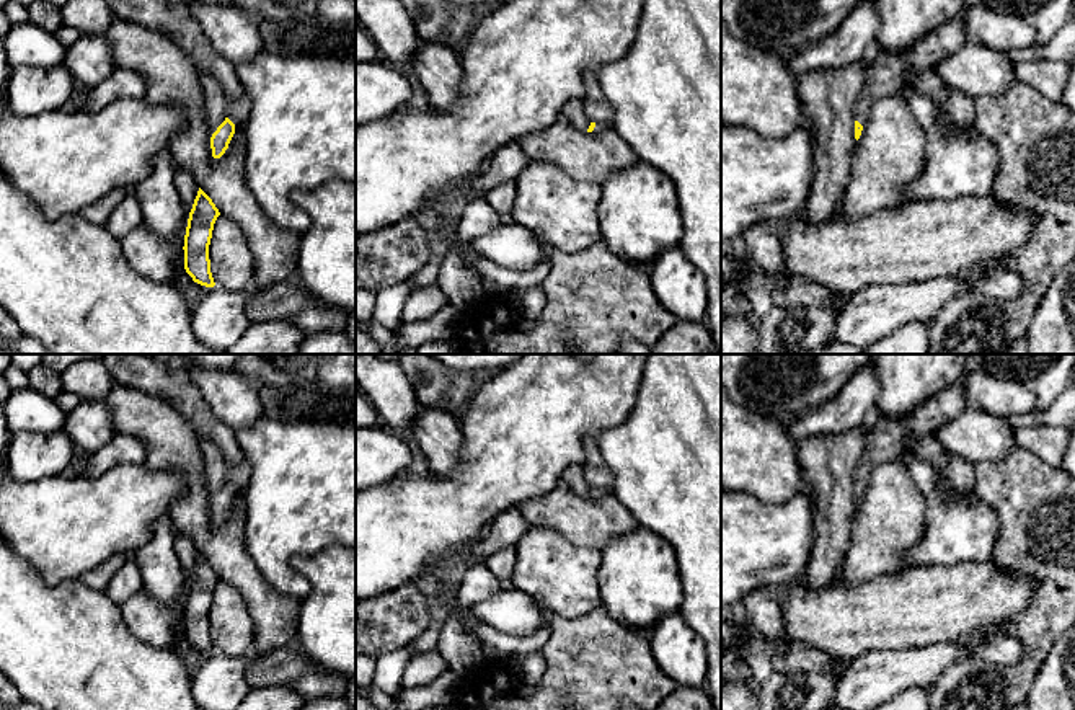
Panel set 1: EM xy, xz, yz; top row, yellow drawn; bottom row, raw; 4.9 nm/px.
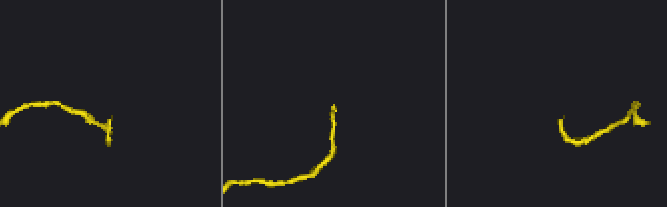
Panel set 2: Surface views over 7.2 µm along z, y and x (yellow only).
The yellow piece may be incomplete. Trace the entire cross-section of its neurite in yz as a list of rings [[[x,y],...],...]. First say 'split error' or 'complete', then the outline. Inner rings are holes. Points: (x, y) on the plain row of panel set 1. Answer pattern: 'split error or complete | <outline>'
split error | [[[956,382],[927,403],[918,406],[909,418],[883,418],[866,433],[865,449],[855,470],[855,504],[858,506],[876,465],[897,460],[905,441],[912,434],[927,434],[964,411],[967,402],[962,382]]]

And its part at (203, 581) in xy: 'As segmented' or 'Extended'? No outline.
As segmented

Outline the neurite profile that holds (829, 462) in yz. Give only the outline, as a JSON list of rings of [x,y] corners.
[[[861,426],[798,442],[803,485],[814,495],[814,545],[803,578],[814,591],[842,578],[856,511],[853,477],[865,441]]]

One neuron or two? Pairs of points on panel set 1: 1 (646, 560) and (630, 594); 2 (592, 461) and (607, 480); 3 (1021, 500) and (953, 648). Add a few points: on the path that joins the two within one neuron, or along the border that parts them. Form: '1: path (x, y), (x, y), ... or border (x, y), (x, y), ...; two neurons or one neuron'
1: path (640, 568), (638, 586); one neuron
2: path (594, 465), (602, 475); one neuron
3: border (1005, 635), (992, 632), (976, 645), (968, 642); two neurons

